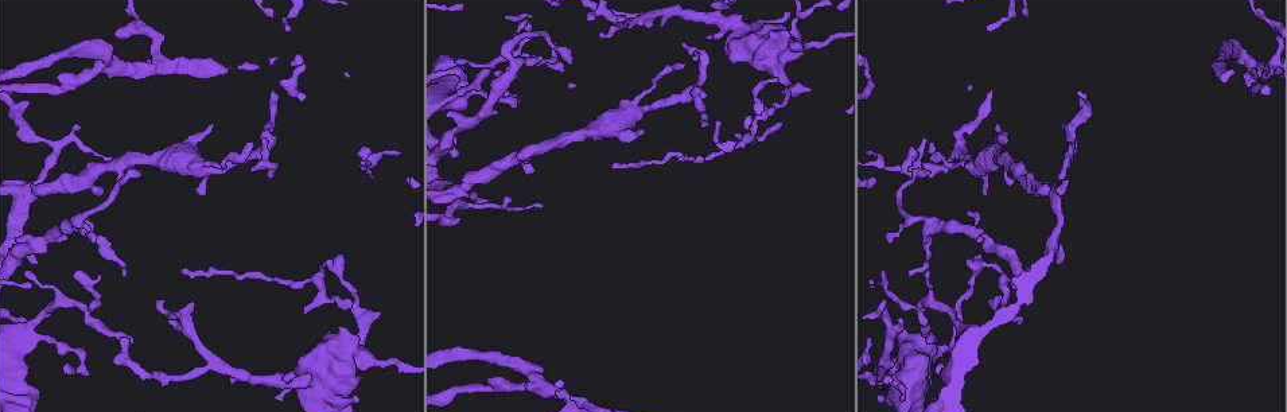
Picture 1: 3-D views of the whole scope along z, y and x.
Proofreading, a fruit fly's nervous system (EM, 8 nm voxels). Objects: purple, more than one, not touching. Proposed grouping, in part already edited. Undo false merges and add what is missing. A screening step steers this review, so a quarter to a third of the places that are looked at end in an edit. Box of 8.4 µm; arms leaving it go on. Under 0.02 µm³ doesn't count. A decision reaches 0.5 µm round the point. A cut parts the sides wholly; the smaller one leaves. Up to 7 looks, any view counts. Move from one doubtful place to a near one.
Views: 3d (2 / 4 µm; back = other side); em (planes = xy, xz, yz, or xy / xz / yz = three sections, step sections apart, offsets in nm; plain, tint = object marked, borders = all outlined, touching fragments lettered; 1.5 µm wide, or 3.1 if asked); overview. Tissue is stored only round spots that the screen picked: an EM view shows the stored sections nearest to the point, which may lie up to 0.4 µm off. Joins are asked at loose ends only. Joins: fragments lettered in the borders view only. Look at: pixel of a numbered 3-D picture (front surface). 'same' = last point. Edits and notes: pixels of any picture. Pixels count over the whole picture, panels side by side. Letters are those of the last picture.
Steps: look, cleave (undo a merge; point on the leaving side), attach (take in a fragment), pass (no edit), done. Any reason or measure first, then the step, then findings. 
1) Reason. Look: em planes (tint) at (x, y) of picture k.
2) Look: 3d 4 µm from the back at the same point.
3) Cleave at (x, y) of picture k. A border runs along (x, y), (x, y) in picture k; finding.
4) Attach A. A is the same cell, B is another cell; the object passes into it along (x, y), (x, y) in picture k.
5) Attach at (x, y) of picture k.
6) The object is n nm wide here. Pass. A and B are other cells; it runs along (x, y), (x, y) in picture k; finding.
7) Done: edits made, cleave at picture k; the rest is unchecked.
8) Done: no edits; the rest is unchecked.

Calibre changes. Look: em xz step 8 (tint) at (816, 42) of picture 1.

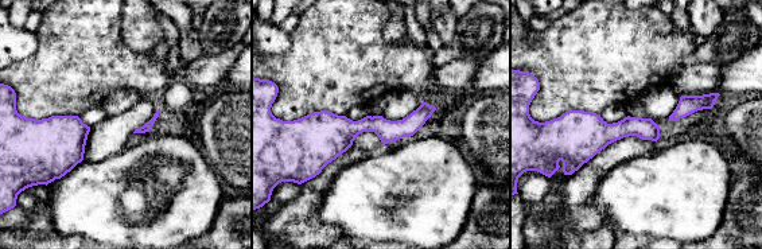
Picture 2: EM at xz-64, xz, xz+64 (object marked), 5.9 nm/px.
Look: em planes (tint) at the same point.

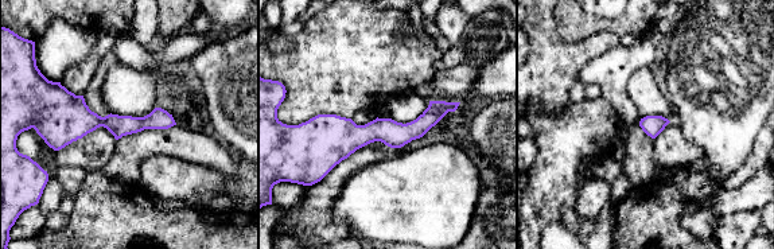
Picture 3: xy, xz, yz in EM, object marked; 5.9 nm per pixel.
See the neighbours. Look: em planes (borders) at the same point.

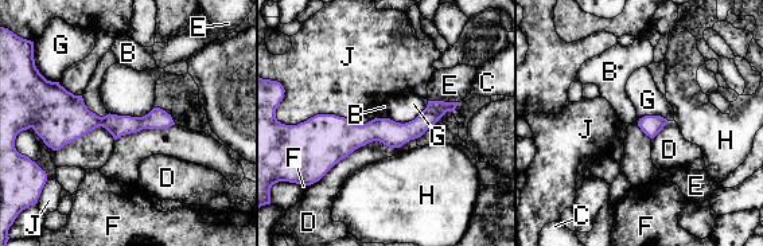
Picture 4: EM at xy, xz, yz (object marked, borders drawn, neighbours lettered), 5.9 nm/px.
Pass. B, C, D, E, F, G, H and J are other cells; a border runs along (428, 101), (408, 121), (388, 118) in picture 4; continuous, no second neuron.

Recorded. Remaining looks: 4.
Sudden change in width. Look: 3d 2 µm at (721, 18) of picture 1.

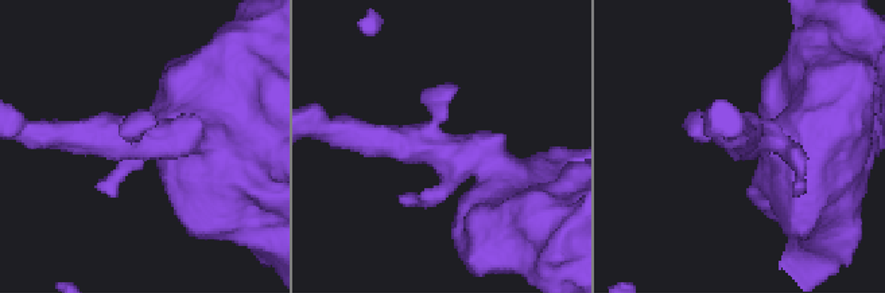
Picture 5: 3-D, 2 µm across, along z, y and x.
The arms are 190, 650 nm wide; shape alone is not enough. Look: em planes (tint) at (134, 136) of picture 5.

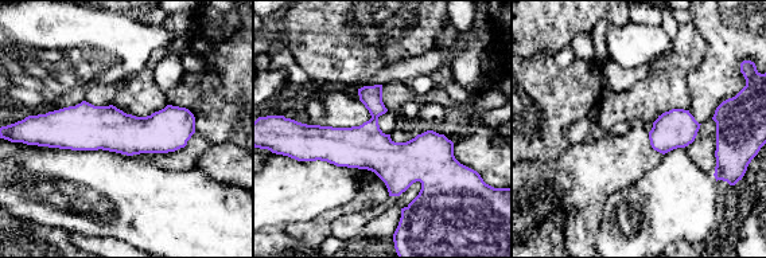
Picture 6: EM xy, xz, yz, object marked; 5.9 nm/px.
Look: em planes (borders) at the same point.

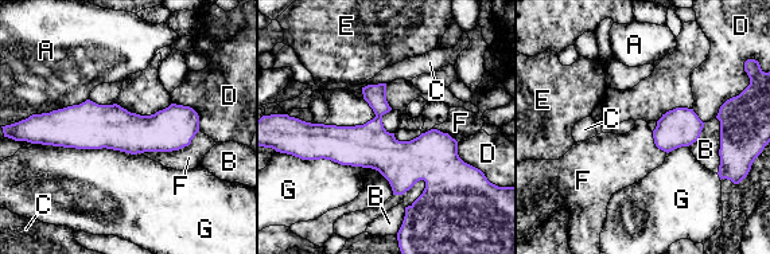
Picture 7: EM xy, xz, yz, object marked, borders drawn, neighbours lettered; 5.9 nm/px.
Pass. A, B, C, D, E, F and G are other cells; it runs along (299, 135), (392, 159), (454, 159) in picture 7; all the same neuron.

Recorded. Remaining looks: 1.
Done: no edits; the rest is unchecked.

